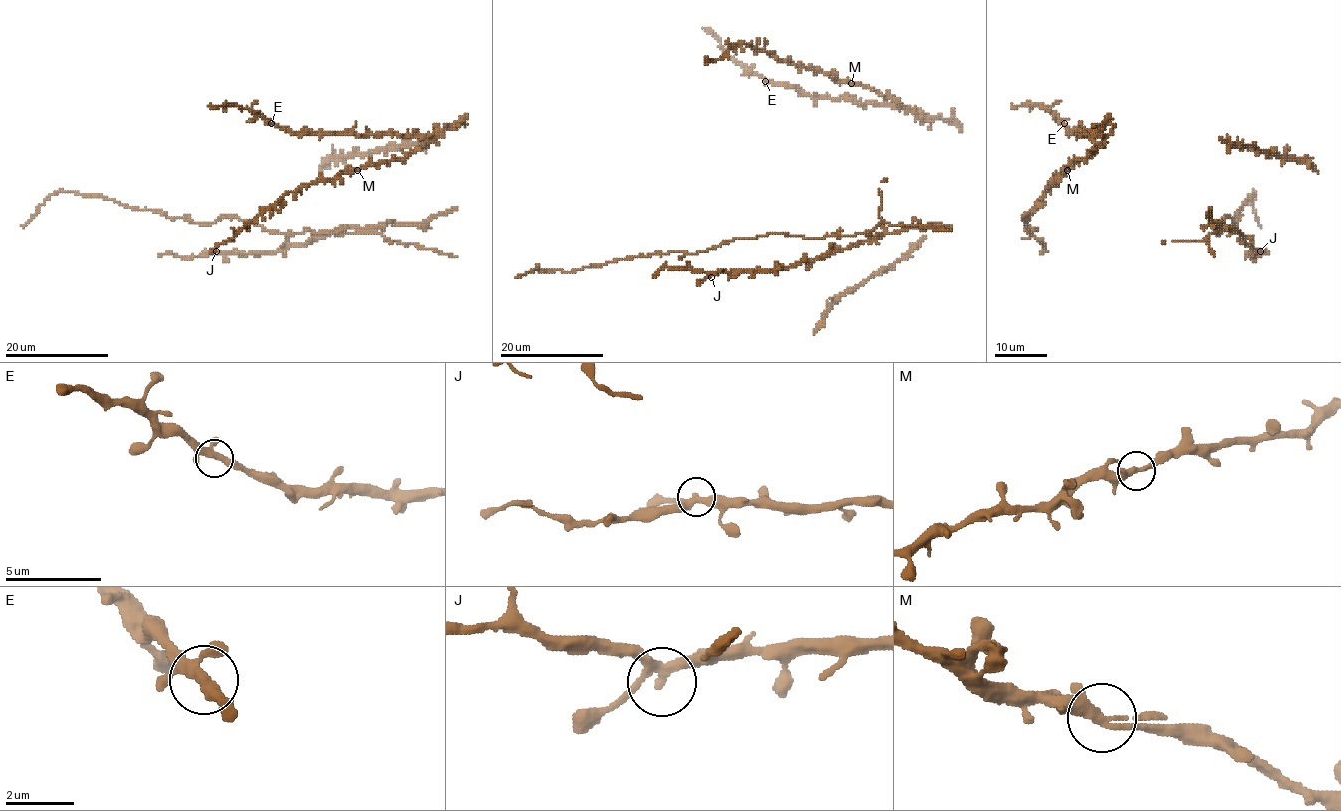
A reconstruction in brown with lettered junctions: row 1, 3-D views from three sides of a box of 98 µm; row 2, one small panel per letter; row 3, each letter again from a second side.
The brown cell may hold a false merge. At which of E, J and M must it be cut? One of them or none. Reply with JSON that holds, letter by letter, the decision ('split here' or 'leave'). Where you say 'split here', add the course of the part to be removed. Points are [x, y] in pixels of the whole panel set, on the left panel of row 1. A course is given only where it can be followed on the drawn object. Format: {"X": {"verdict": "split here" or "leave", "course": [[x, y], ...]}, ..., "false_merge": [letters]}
{"E": {"verdict": "leave"}, "J": {"verdict": "leave"}, "M": {"verdict": "leave"}, "false_merge": []}

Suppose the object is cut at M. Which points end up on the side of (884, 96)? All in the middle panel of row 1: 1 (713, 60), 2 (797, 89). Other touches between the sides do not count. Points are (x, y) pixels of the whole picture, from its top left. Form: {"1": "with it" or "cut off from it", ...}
{"1": "cut off from it", "2": "with it"}

